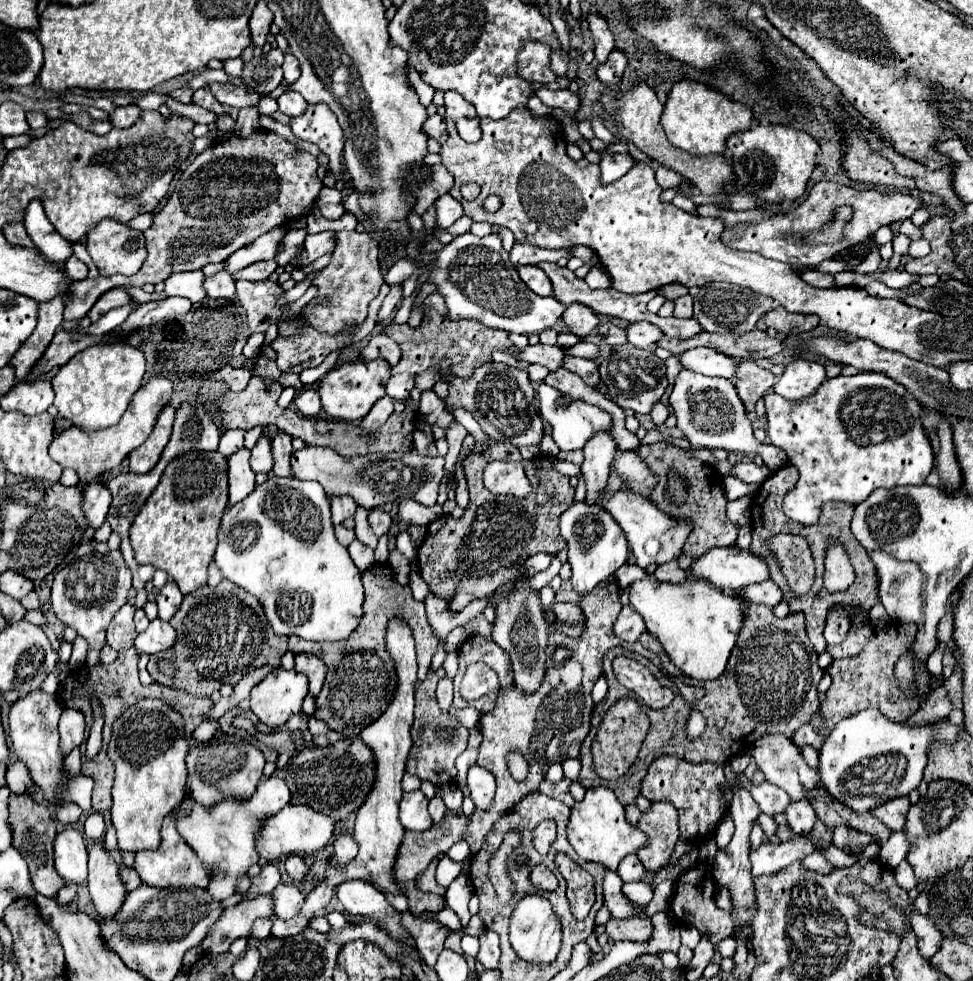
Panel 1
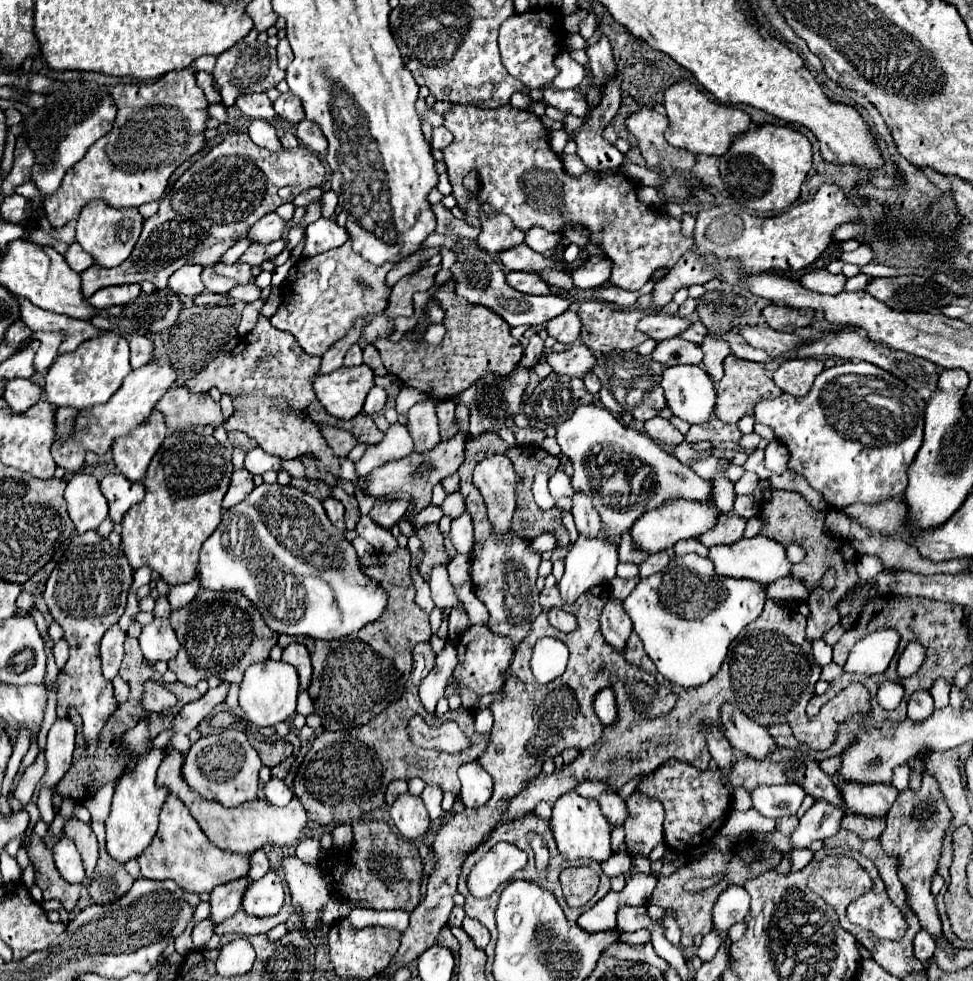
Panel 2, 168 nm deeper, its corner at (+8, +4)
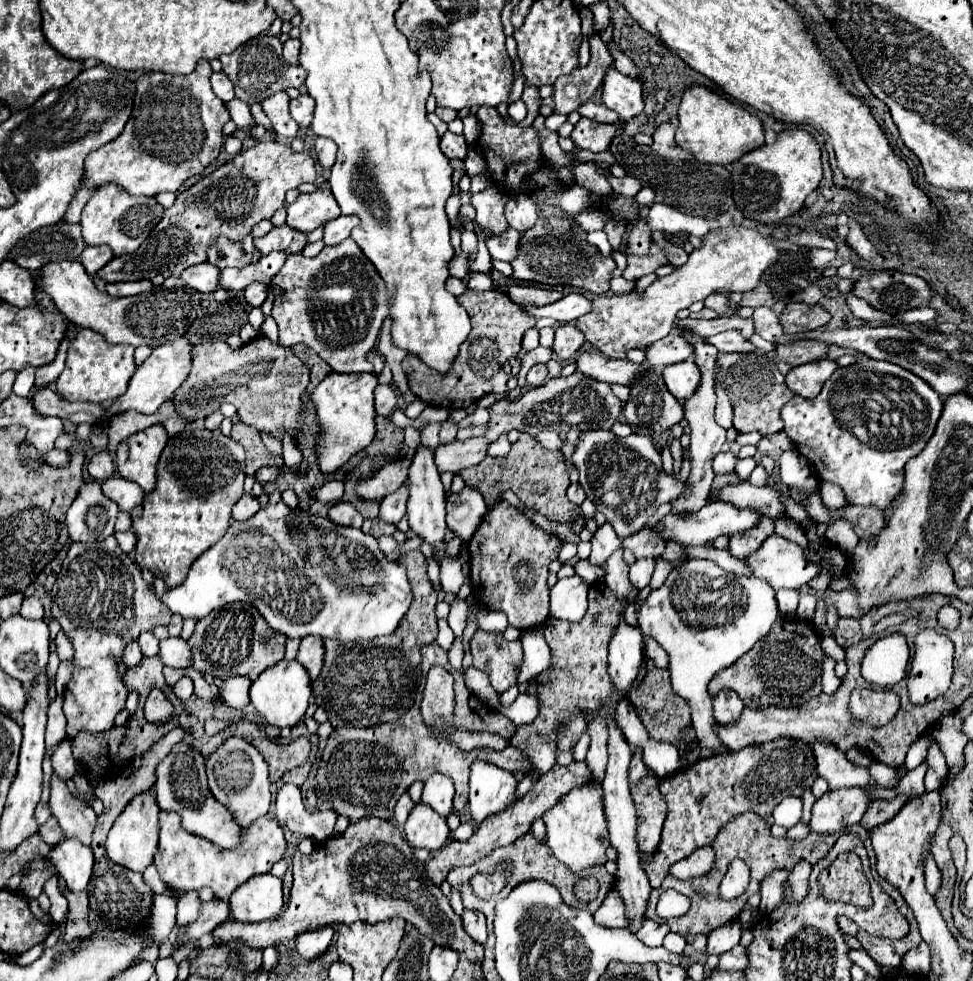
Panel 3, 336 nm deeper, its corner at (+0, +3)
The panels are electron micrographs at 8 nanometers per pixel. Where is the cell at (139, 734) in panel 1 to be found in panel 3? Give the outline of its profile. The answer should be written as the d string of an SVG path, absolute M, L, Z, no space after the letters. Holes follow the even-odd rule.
M145 791L137 797L133 797L129 801L129 805L125 807L125 811L117 817L117 821L113 823L109 835L107 835L107 841L105 841L105 853L107 857L117 863L117 865L123 865L131 871L137 871L137 873L143 873L151 863L153 863L153 857L157 853L157 835L159 835L159 805L155 801L155 795L153 791Z

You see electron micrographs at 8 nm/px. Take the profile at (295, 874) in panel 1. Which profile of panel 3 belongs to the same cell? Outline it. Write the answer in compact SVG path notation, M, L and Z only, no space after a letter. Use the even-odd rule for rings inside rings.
M333 927L303 933L303 937L295 939L295 951L299 953L301 959L313 961L313 959L321 957L329 949L331 939L333 939Z

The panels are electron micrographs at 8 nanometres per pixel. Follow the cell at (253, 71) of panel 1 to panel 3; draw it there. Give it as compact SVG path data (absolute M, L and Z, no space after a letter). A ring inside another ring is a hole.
M259 35L247 43L243 43L233 53L221 55L219 61L223 65L223 71L227 73L227 77L231 77L231 81L235 85L235 95L249 105L261 103L277 91L285 91L289 87L301 87L307 77L307 73L301 65L289 65L287 61L283 61L279 39L269 37L269 35Z

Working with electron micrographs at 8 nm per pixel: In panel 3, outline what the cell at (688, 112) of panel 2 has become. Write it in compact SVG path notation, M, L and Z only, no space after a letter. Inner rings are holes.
M691 87L683 95L679 107L679 127L677 127L677 145L693 153L701 163L729 165L741 159L745 153L759 149L763 145L763 127L757 115L749 113L741 105L709 91L707 87Z

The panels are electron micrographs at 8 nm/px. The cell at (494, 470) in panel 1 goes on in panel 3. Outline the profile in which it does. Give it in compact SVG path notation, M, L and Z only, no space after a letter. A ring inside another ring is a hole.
M501 501L483 517L469 543L469 569L475 599L491 609L503 611L509 625L527 631L539 627L549 613L549 563L559 557L561 539L539 529L507 501Z

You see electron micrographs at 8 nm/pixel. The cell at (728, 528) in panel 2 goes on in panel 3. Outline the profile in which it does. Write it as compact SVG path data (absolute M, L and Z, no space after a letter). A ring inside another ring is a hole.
M763 517L763 521L755 529L749 529L747 533L735 533L735 535L731 535L729 553L733 557L737 557L737 559L747 559L751 553L755 553L759 549L759 545L769 535L773 535L773 529L775 529L775 523L769 517Z

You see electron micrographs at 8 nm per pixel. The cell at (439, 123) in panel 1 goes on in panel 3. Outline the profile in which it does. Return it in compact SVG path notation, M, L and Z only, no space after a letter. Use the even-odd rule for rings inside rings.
M447 131L447 133L441 137L441 151L443 151L449 159L465 159L465 157L467 157L465 137Z

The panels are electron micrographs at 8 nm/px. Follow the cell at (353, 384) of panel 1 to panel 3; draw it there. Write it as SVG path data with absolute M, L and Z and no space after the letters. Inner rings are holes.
M331 373L311 393L317 425L321 429L317 441L317 465L321 473L339 471L353 455L361 453L375 439L375 409L373 389L377 377L373 373Z

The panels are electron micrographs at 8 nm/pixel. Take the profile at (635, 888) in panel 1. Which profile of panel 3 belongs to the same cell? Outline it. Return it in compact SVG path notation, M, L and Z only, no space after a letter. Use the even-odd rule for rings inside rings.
M669 933L669 935L665 937L665 941L663 941L663 947L665 947L667 951L673 951L673 953L683 953L685 947L687 947L687 943L685 943L685 939L683 939L681 935Z

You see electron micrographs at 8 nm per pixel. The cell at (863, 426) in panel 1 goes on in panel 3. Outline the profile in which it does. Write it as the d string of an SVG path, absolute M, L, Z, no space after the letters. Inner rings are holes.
M863 359L855 365L839 367L815 399L803 399L795 395L789 403L783 405L781 419L785 421L785 433L795 441L797 451L807 461L811 461L817 477L821 481L837 483L843 489L849 505L871 505L877 509L887 509L887 505L891 505L903 487L905 463L919 455L927 445L941 417L941 411L941 397L923 379L899 365Z

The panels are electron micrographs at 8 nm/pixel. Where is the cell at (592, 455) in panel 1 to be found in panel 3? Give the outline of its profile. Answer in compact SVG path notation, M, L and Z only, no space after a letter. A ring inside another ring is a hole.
M605 523L603 527L599 527L599 529L595 531L595 535L593 535L593 539L591 539L591 545L593 545L591 557L589 557L591 565L603 565L603 563L607 561L607 557L609 557L615 549L621 547L621 541L617 539L613 527L611 527L609 523Z

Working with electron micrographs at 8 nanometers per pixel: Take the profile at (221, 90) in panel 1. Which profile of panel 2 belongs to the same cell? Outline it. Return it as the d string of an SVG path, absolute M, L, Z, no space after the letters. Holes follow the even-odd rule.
M245 94L245 96L239 96L235 106L245 116L251 116L251 118L261 118L261 120L275 118L275 110L273 110L273 104L267 98L267 94Z

